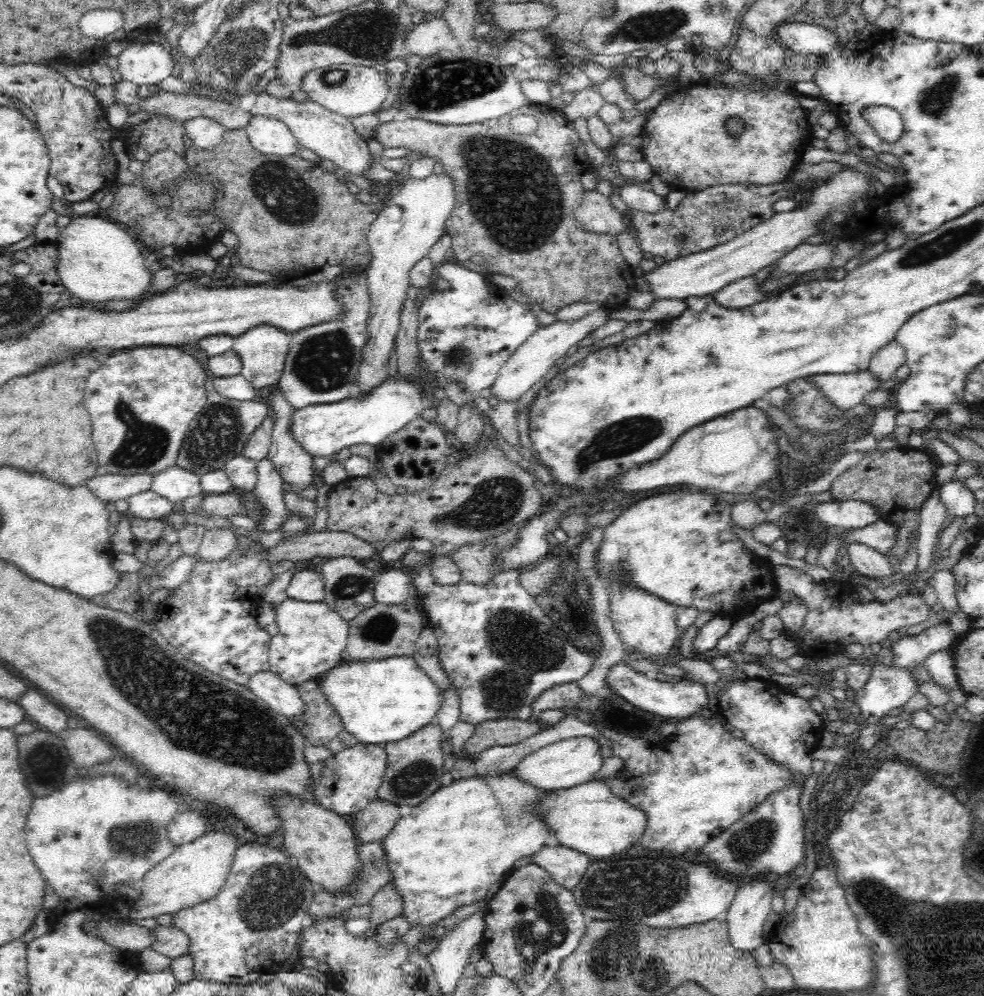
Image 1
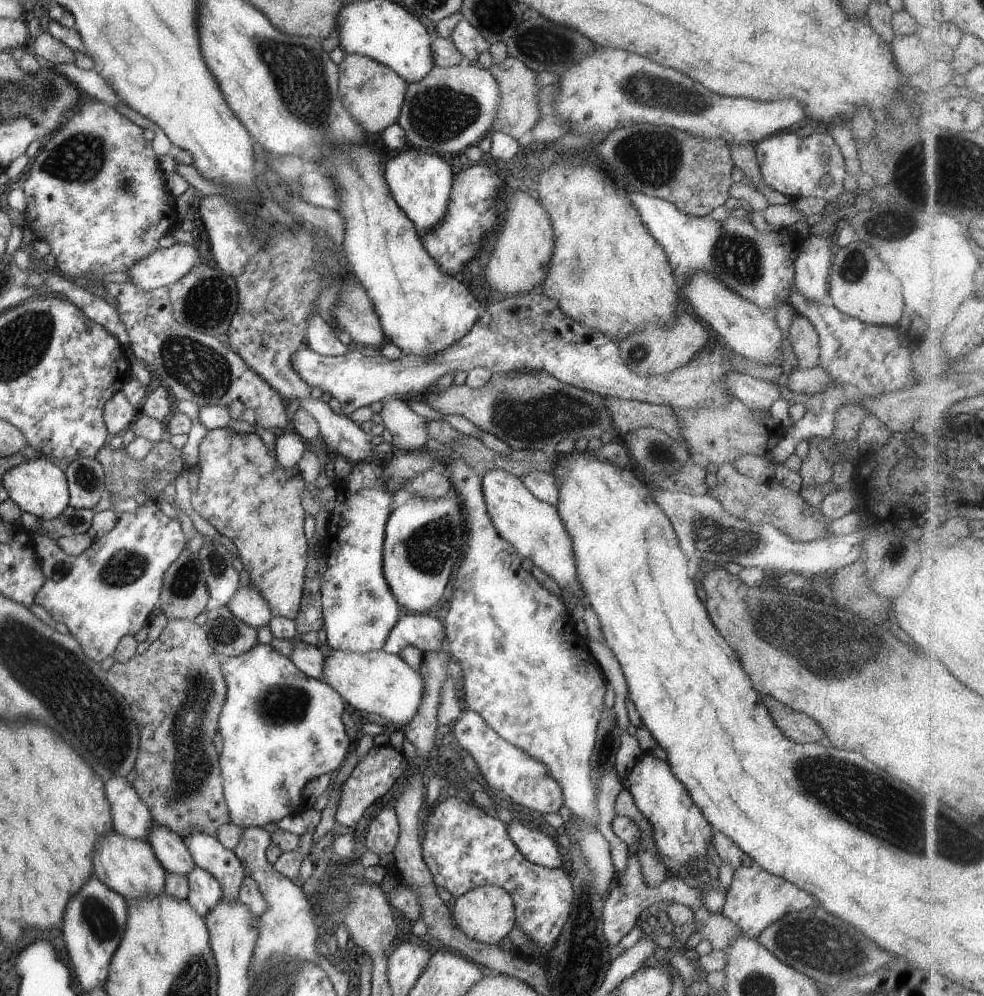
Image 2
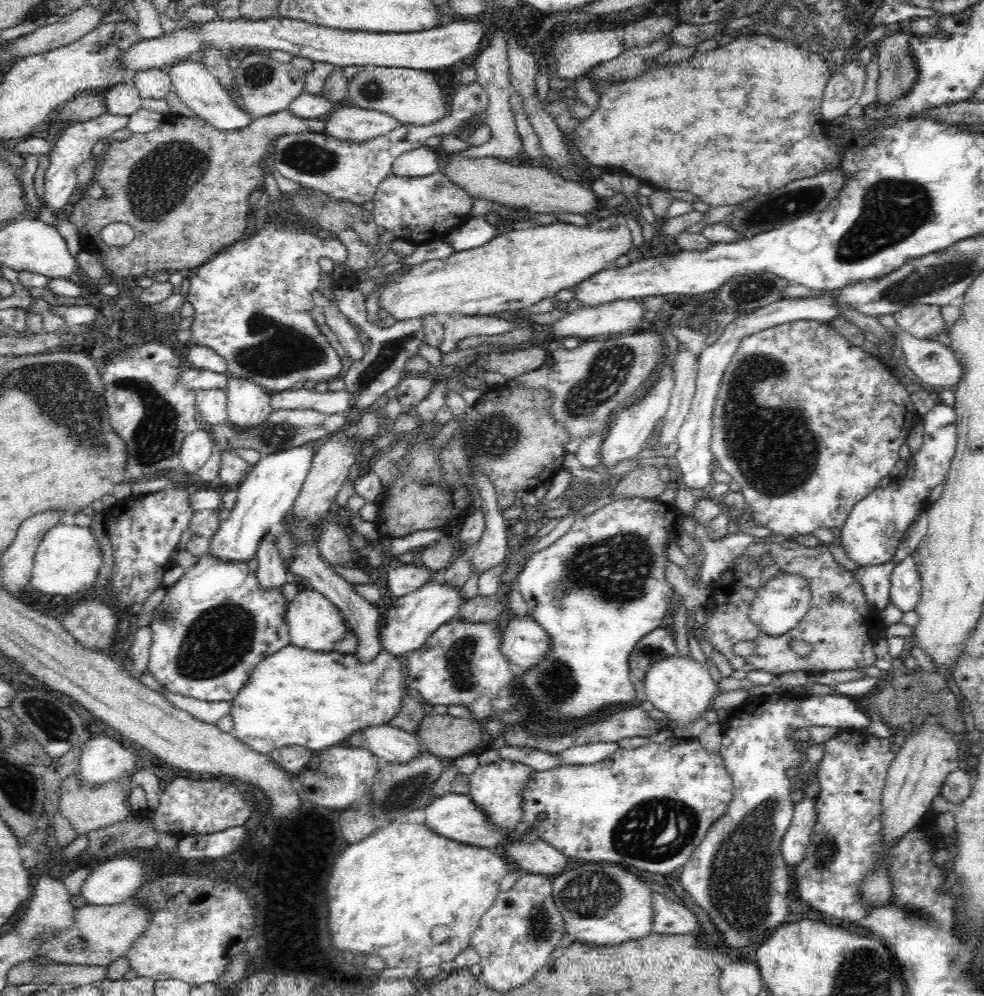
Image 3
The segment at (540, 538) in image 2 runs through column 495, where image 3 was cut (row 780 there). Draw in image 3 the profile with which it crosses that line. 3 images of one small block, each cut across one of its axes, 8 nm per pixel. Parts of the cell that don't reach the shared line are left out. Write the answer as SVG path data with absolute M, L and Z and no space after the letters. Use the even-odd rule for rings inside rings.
M498 759L485 765L478 765L469 774L469 792L472 801L487 813L496 825L506 832L515 830L524 817L524 790L530 784L530 778L535 770L521 762Z

